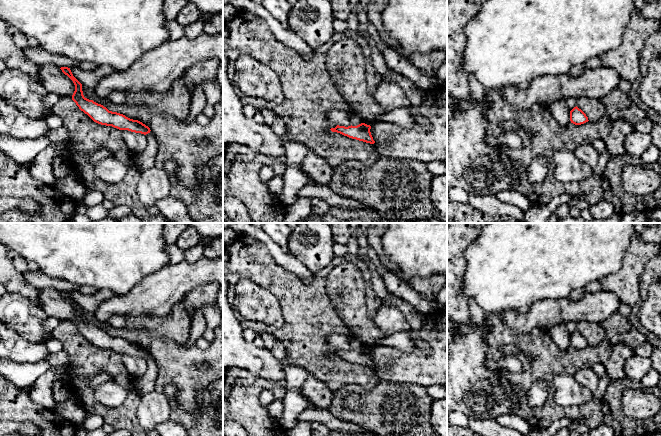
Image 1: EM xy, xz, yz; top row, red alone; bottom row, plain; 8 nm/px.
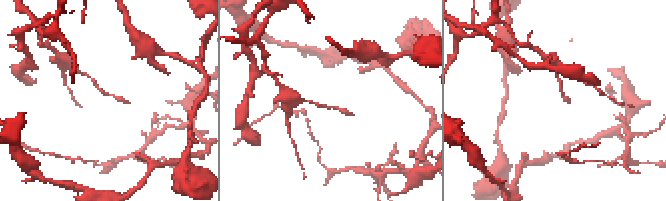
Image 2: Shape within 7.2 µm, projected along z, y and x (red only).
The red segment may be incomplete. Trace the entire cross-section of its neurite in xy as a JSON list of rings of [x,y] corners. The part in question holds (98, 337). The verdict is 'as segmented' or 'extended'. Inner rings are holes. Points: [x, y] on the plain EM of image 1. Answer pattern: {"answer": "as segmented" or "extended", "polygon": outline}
{"answer": "as segmented", "polygon": [[[61,291],[60,293],[75,309],[72,324],[76,327],[79,333],[87,338],[94,346],[101,349],[112,350],[119,354],[128,354],[144,359],[150,357],[150,352],[142,346],[130,343],[123,338],[109,335],[103,329],[85,322],[82,315],[82,308],[73,300],[70,292]]]}

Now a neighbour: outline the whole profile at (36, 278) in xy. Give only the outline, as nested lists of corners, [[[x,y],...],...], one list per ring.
[[[39,269],[33,270],[33,271],[28,271],[23,274],[25,281],[39,289],[43,290],[46,288],[53,288],[56,289],[57,291],[74,291],[74,290],[80,290],[81,287],[77,286],[69,281],[65,281],[62,279],[58,278],[51,278],[47,275],[45,275],[43,272],[41,272]]]

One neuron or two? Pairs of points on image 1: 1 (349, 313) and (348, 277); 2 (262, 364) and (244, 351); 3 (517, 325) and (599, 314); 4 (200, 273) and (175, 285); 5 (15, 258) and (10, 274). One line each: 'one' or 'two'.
1: one
2: one
3: one
4: one
5: two

